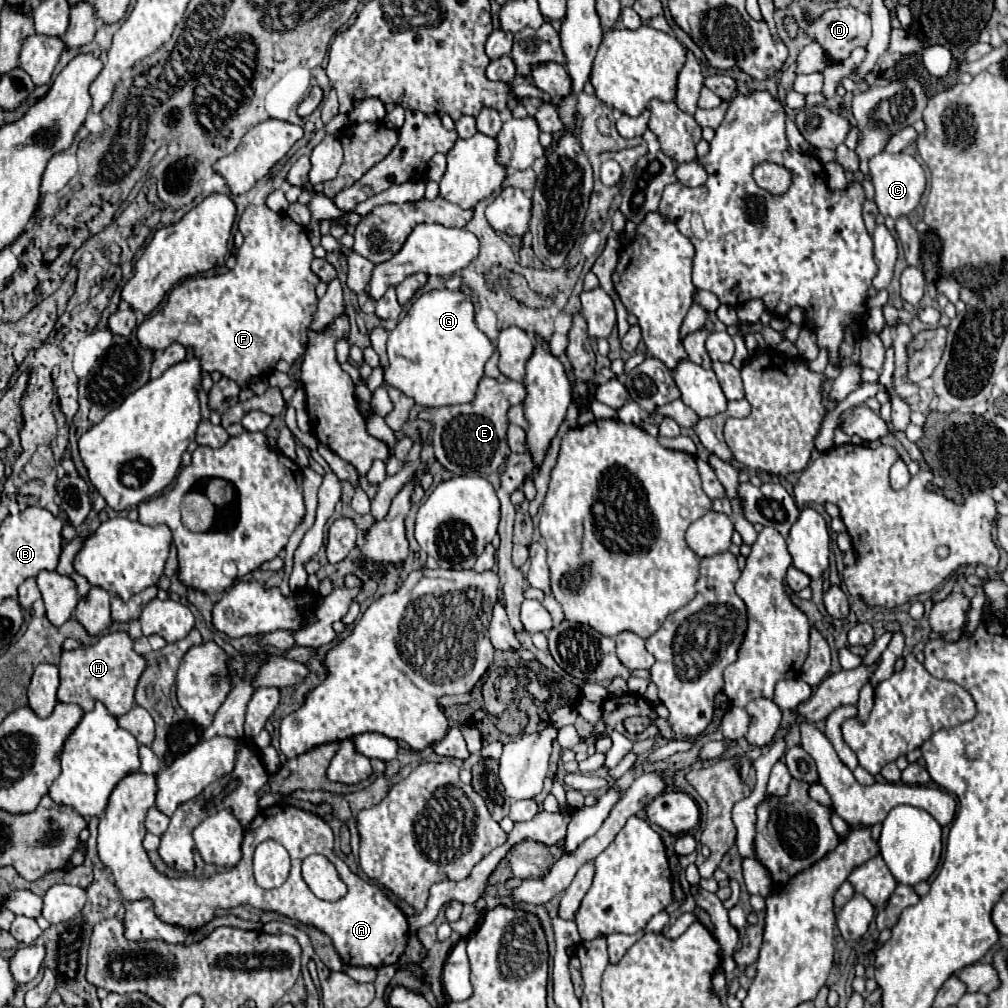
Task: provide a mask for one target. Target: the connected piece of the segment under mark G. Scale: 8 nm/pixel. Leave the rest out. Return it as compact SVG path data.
M432 290L420 296L406 318L390 330L384 384L402 390L424 408L472 402L476 398L478 382L484 376L484 364L492 352L492 342L474 322L470 298L458 290Z

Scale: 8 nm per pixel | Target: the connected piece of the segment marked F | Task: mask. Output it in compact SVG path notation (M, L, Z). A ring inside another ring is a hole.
M250 204L238 222L238 228L244 236L244 244L238 248L236 266L228 274L194 276L180 282L170 292L166 304L136 328L136 340L142 348L152 350L154 354L160 354L174 342L182 344L184 348L192 348L202 370L210 374L220 372L222 376L246 388L252 378L268 378L278 360L294 364L306 354L306 332L318 306L316 284L320 278L310 268L314 254L308 232L290 216L272 212L264 204Z

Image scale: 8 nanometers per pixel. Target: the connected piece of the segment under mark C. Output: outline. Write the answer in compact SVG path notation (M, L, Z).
M898 152L898 154L876 154L874 158L870 158L868 162L870 166L870 180L876 188L876 196L874 202L880 210L882 216L890 216L890 218L900 218L900 216L908 216L920 202L920 196L926 188L926 178L924 178L924 170L922 166L906 152Z

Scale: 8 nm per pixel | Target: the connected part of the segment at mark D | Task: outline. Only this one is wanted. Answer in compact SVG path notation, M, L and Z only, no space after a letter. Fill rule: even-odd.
M854 8L828 10L808 28L808 36L818 40L834 60L846 58L856 46L866 46L870 34L870 18Z

